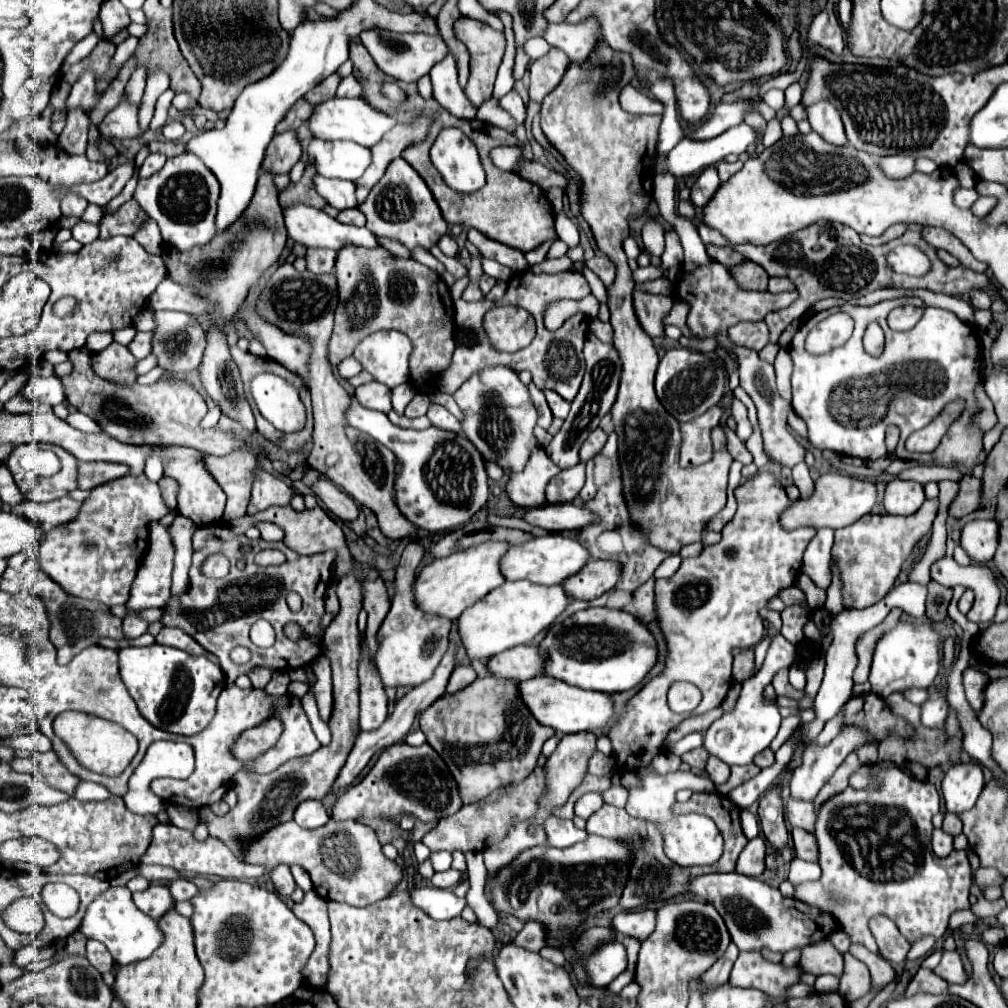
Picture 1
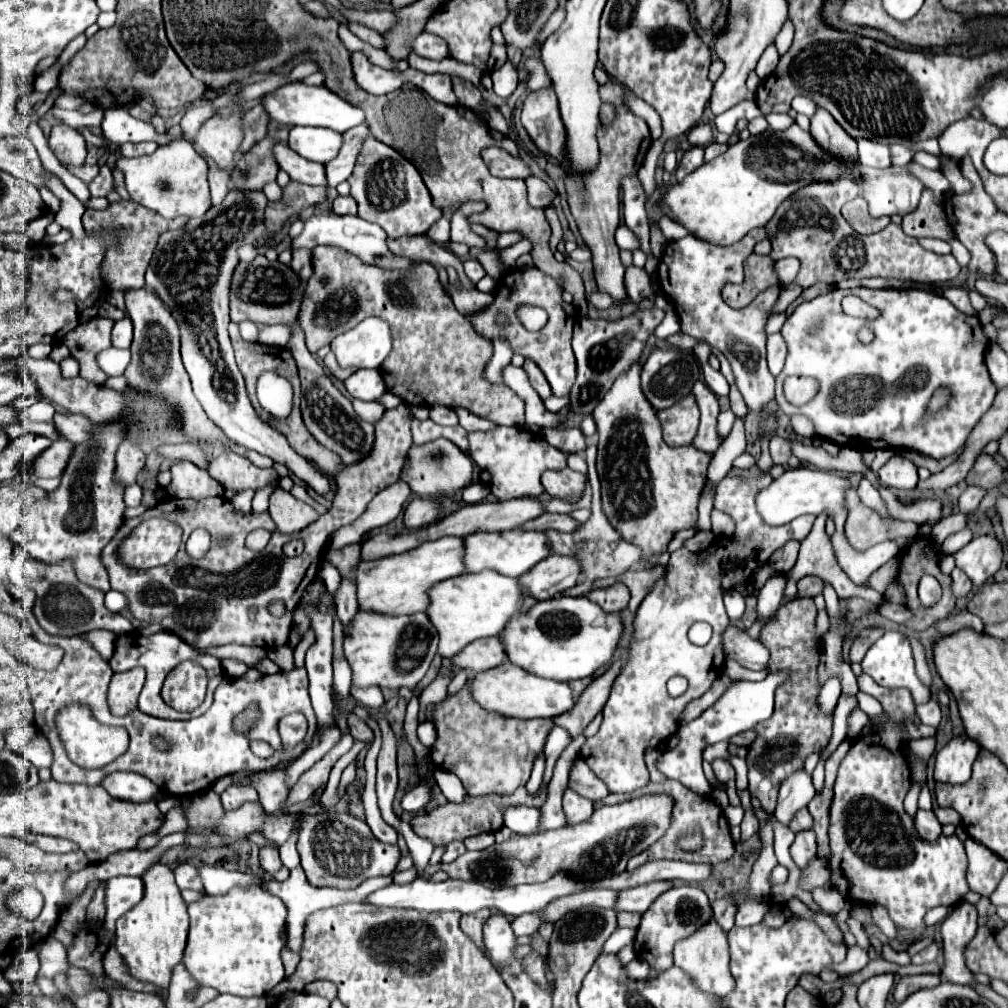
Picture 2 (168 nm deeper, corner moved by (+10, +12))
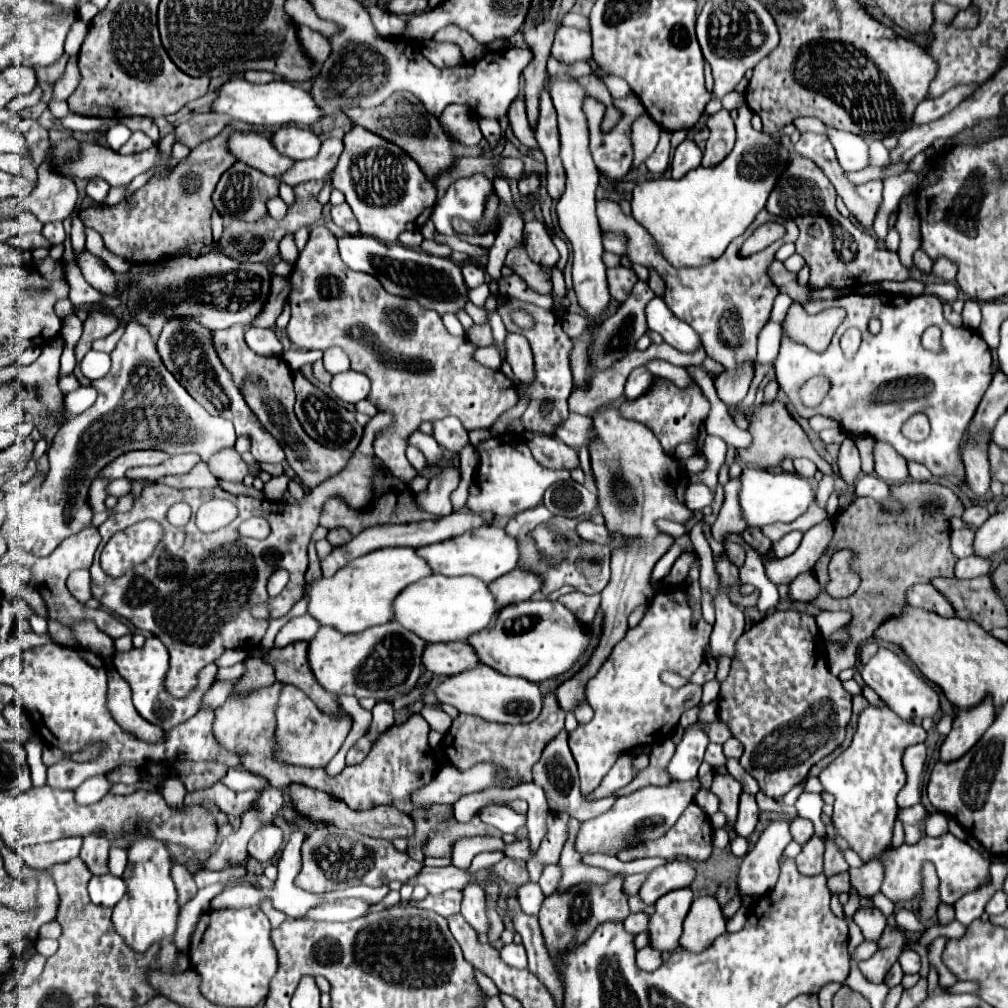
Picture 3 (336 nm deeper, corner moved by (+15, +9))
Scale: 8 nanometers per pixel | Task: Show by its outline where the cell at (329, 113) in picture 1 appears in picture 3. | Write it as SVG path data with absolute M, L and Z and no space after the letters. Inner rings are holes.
M232 78L220 86L216 100L210 104L210 110L216 114L228 114L236 122L248 122L258 126L284 126L284 124L310 126L322 118L320 110L316 108L316 102L308 96L308 92L296 84L290 84L288 80L252 84L246 78Z

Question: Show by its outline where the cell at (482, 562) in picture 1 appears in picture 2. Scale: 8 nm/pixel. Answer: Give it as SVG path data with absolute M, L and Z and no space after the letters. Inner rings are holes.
M441 537L409 549L401 555L387 555L375 561L363 561L357 569L359 609L373 609L389 615L411 615L429 607L429 591L447 579L465 575L465 537Z

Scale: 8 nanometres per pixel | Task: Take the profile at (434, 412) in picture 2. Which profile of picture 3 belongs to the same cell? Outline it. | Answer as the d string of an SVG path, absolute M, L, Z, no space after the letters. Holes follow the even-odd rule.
M452 416L434 422L434 438L442 448L456 452L456 454L464 446L468 446L468 430L462 426L460 420L456 420Z

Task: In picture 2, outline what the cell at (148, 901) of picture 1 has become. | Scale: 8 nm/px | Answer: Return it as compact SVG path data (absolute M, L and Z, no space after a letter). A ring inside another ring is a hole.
M113 877L107 881L107 891L105 891L107 917L103 925L109 933L115 933L117 919L131 907L135 907L143 899L143 893L145 885L141 877Z

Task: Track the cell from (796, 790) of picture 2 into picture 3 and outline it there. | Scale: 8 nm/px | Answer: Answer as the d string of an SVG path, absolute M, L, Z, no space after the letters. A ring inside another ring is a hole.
M788 818L774 820L764 830L752 852L744 856L736 880L738 894L742 896L742 900L754 900L754 896L762 896L764 892L770 892L770 888L774 888L780 874L778 860L786 844L792 840L788 828Z

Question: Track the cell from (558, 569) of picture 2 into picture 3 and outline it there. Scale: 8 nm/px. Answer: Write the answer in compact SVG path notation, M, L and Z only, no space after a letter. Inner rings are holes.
M514 568L506 576L500 576L500 580L490 582L488 590L494 594L496 606L504 608L504 606L514 604L514 602L530 600L532 594L540 590L540 586L542 586L540 576L536 576L528 570Z

